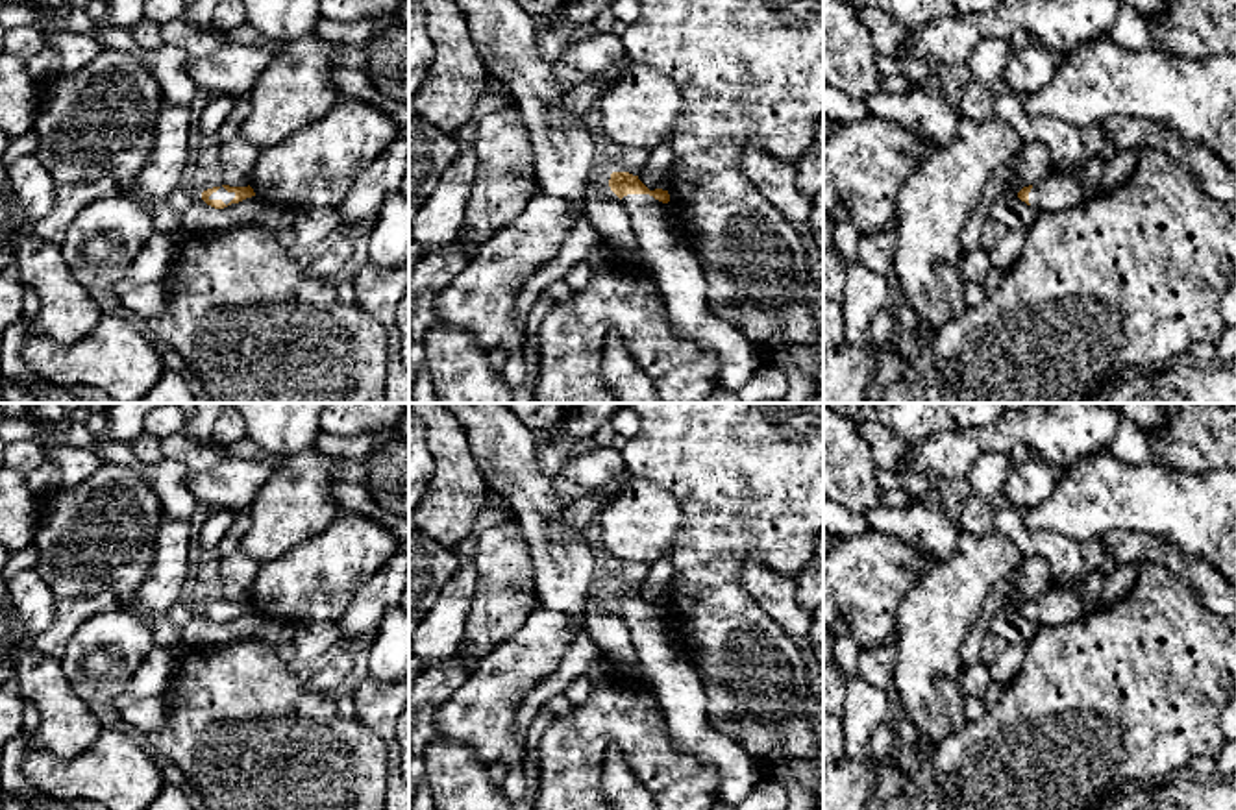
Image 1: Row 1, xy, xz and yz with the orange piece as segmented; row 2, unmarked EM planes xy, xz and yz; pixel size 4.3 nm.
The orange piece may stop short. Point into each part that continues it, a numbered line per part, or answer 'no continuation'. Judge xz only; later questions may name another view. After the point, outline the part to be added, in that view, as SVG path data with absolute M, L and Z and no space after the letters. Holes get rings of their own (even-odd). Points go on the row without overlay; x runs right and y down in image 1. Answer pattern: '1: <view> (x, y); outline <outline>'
1: xz (672, 679); outline M627 608L622 616L672 743L712 764L718 769L718 803L738 806L762 782L760 764L711 725L705 688L696 668L675 645L668 618L649 608Z

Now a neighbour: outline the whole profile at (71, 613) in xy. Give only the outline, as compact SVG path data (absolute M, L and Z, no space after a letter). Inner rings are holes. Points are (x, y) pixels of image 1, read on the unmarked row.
M109 592L57 599L56 618L46 631L35 636L33 649L61 660L68 640L83 621L117 607L118 597Z

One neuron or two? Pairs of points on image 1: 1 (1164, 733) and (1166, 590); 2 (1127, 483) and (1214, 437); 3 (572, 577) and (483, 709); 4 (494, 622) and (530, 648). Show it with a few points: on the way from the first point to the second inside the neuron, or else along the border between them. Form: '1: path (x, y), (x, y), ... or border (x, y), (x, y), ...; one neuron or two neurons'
1: path (1164, 698), (1166, 625); one neuron
2: border (1168, 466), (1211, 470); two neurons
3: border (543, 605), (565, 613), (578, 631); two neurons
4: border (531, 611), (482, 662); two neurons

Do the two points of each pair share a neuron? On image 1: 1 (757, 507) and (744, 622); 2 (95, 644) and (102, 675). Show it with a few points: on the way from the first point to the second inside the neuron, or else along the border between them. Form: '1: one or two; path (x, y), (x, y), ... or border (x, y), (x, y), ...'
1: one; path (729, 535), (729, 594)
2: one; path (98, 651), (98, 668)

